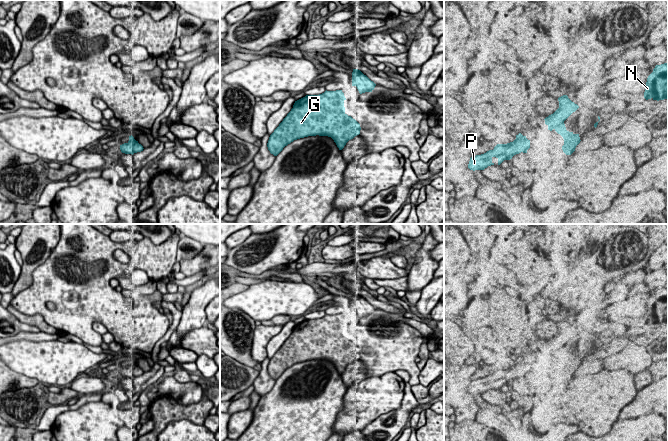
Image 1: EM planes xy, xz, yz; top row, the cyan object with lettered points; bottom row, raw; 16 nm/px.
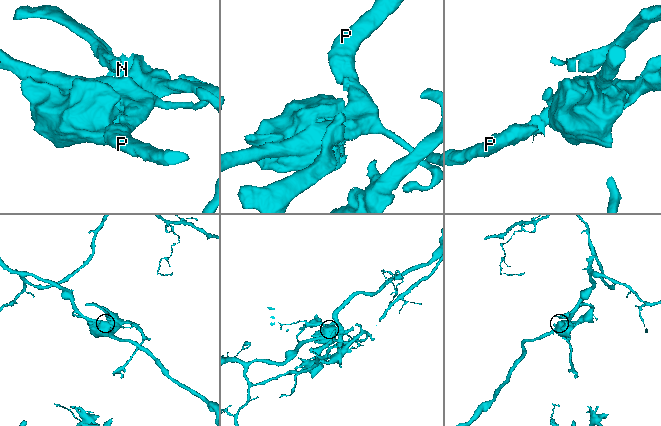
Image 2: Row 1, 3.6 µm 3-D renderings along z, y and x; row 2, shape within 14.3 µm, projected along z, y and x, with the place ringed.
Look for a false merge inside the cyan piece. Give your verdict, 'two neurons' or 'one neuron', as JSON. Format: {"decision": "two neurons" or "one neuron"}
{"decision": "one neuron"}

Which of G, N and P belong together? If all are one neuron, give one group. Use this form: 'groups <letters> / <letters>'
groups G N P

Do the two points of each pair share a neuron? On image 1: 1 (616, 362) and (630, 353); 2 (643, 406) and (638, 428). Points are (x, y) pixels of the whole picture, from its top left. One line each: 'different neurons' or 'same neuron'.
1: same neuron
2: different neurons

